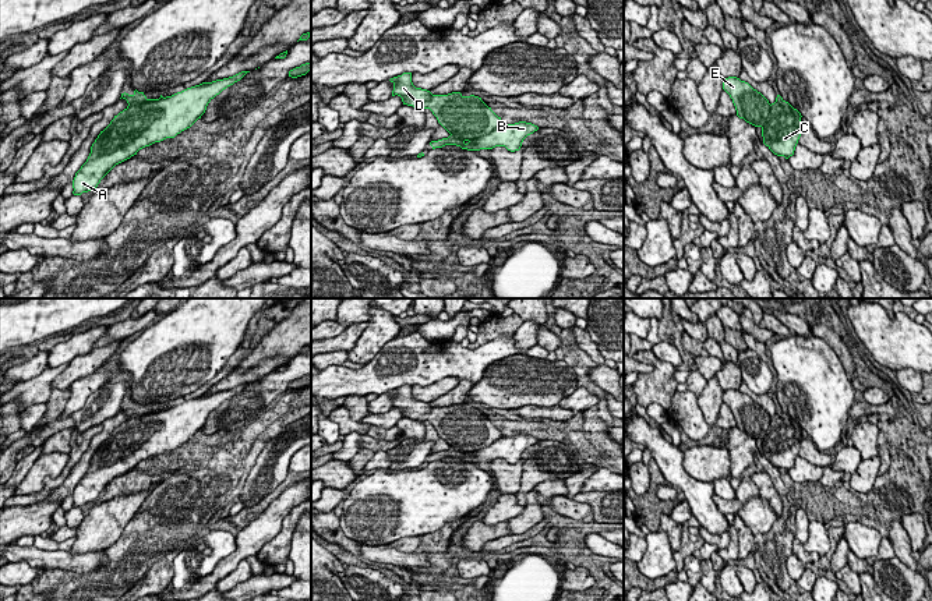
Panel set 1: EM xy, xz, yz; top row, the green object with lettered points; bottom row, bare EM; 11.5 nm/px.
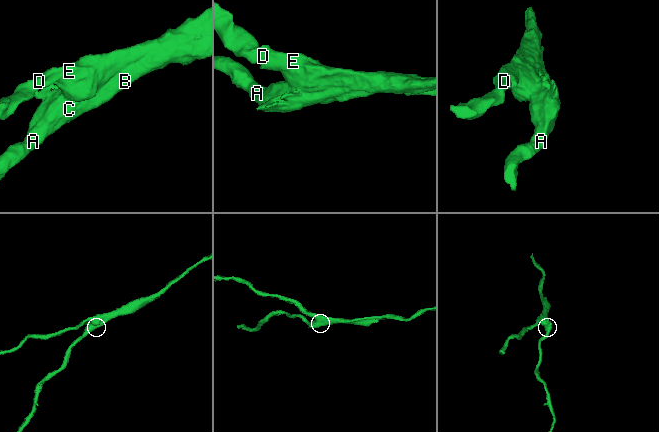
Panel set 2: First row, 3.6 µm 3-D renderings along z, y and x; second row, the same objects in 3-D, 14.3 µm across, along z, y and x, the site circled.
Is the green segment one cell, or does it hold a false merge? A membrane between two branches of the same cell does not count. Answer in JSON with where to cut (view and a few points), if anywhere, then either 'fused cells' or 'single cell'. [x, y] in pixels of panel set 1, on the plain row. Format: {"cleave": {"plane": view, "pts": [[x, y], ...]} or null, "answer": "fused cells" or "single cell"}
{"cleave": {"plane": "xy", "pts": [[162, 409], [138, 413], [141, 438], [130, 449], [95, 453]]}, "answer": "fused cells"}

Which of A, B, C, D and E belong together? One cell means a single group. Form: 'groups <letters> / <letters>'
groups A B C / D E

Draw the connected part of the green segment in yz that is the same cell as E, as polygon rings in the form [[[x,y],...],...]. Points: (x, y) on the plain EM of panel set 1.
[[[737,389],[723,392],[723,402],[730,407],[737,423],[737,428],[746,435],[760,439],[763,456],[770,459],[777,455],[777,449],[788,445],[788,432],[780,417],[783,410],[777,407],[774,416],[769,413],[748,395]]]

